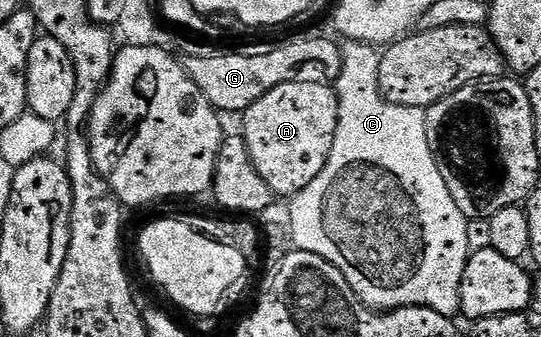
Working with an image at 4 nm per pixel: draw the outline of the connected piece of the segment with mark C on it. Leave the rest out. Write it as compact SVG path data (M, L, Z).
M344 39L340 48L343 68L335 83L339 100L335 144L323 172L289 202L293 245L335 264L335 268L343 272L347 284L351 284L362 302L374 311L426 306L456 319L461 314L459 288L463 268L471 253L471 222L459 212L455 200L451 200L447 180L443 180L443 172L439 172L439 164L435 164L431 144L427 144L426 111L391 104L384 98L379 88L381 57L376 47Z

